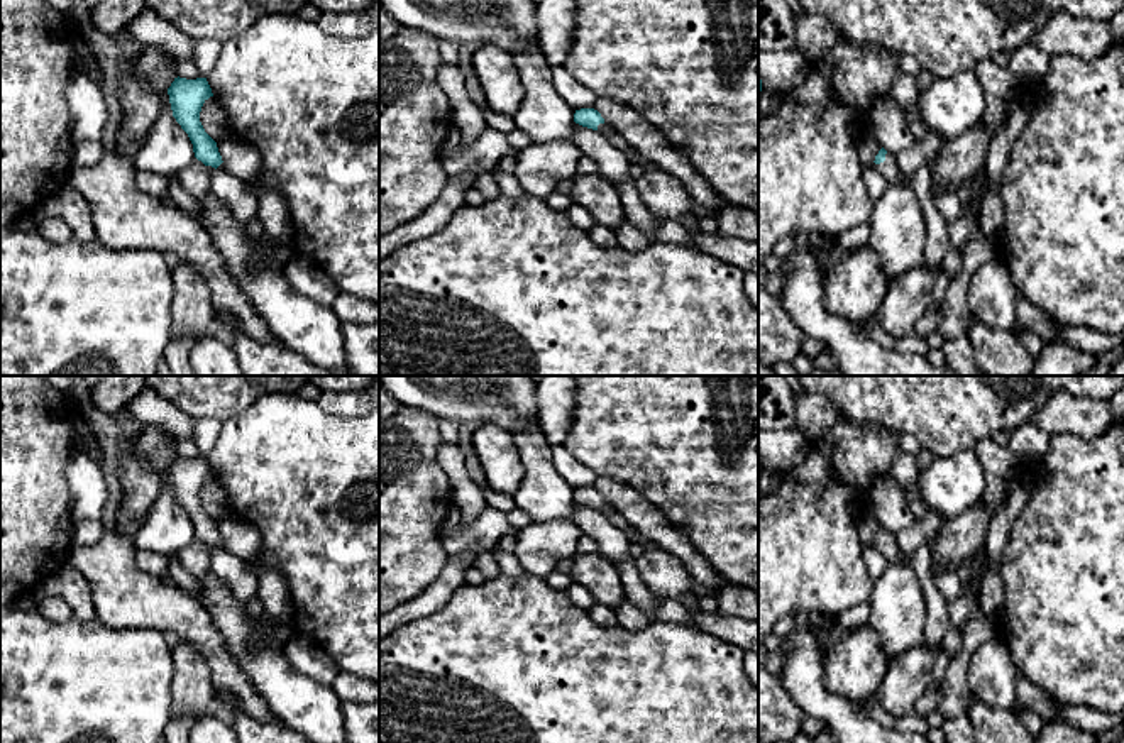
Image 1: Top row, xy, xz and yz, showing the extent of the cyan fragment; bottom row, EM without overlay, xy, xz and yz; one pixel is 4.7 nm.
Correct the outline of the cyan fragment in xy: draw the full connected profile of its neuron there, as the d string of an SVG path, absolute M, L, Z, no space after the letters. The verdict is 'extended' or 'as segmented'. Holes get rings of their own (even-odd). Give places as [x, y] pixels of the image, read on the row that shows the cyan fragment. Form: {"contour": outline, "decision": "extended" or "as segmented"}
{"contour": "M174 78L168 88L173 117L188 134L193 152L205 166L218 168L223 161L217 142L205 132L200 122L203 103L213 96L207 78L186 80Z", "decision": "as segmented"}

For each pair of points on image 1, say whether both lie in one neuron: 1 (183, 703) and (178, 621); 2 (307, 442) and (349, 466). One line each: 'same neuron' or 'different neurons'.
1: different neurons
2: same neuron

